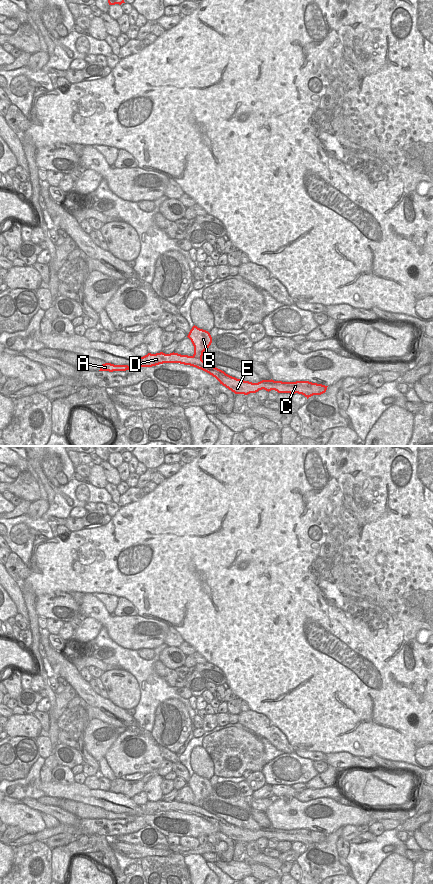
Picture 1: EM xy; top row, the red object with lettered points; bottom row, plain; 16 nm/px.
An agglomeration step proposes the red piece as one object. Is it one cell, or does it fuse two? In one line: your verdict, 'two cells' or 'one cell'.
two cells

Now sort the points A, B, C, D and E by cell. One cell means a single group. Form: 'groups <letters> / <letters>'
groups A B / C D E

